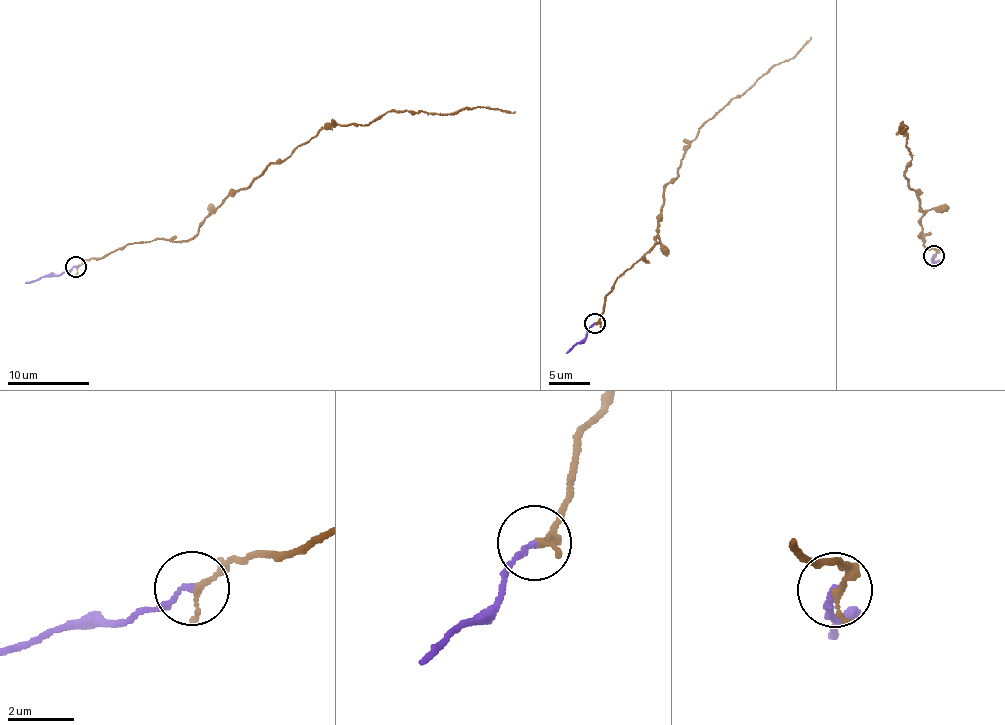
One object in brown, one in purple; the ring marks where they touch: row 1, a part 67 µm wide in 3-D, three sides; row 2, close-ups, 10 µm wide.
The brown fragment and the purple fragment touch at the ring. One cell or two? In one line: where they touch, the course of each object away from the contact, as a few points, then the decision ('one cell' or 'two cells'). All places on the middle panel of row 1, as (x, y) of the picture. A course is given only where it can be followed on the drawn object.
at (594, 323); brown runs (594, 323), (618, 278), (656, 245), (664, 187), (675, 181), (707, 119), (770, 67), (788, 60), (810, 37); purple runs (594, 323), (581, 340), (567, 352); two cells

